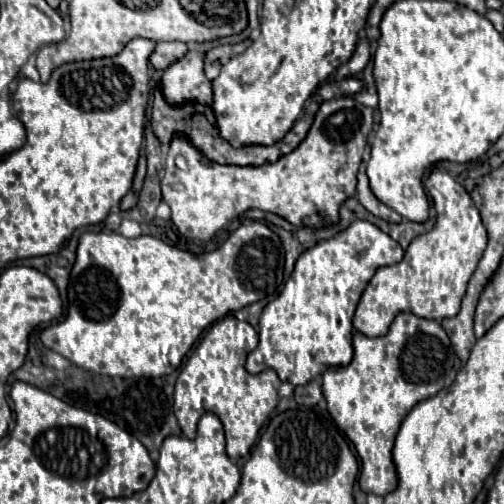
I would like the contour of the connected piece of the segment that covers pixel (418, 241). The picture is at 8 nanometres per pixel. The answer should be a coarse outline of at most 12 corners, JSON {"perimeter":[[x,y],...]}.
{"perimeter":[[455,177],[425,187],[435,227],[381,267],[353,317],[383,337],[405,311],[455,317],[485,251],[479,211]]}

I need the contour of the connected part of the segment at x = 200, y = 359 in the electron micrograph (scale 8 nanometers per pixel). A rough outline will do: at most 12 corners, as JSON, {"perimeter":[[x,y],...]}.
{"perimeter":[[209,327],[181,369],[174,414],[187,439],[203,413],[227,455],[249,455],[279,401],[273,369],[245,371],[257,331]]}

